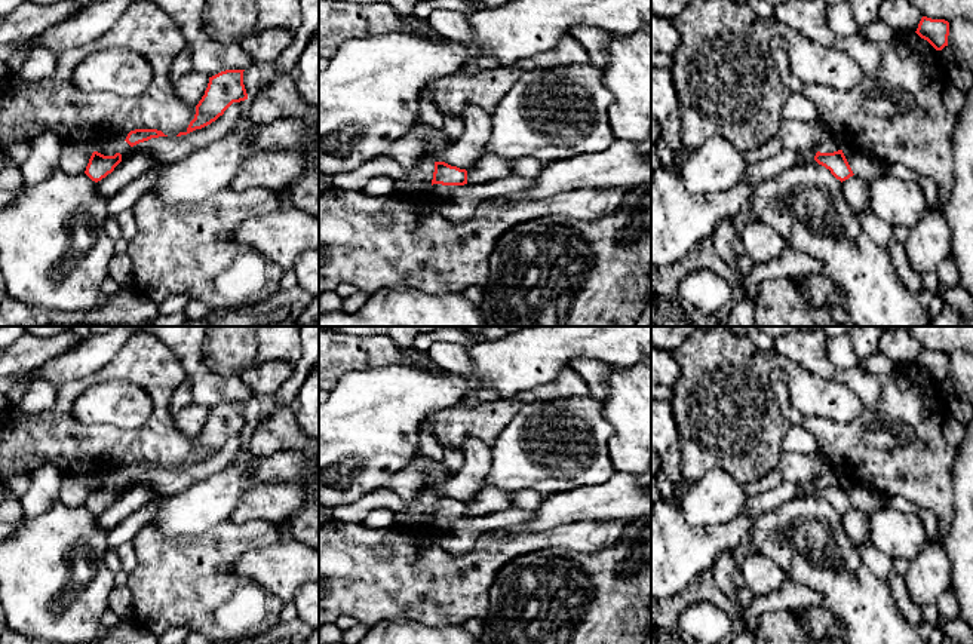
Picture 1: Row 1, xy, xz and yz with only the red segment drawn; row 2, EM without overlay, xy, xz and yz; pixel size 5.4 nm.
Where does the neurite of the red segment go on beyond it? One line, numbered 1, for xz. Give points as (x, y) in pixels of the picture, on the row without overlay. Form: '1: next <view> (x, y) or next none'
1: next none

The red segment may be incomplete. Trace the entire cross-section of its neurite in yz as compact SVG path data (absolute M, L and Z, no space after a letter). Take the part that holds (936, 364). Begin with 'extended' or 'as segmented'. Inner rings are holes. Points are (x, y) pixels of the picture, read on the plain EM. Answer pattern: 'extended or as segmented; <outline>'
as segmented; M923 349L915 365L927 372L936 383L942 383L948 378L949 355Z

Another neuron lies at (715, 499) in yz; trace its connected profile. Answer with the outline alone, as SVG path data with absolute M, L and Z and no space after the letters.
M716 467L688 484L678 506L690 525L703 528L737 519L748 500L743 485Z

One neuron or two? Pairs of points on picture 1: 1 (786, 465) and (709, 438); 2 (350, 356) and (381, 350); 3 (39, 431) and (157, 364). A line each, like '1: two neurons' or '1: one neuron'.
1: two neurons
2: one neuron
3: one neuron

